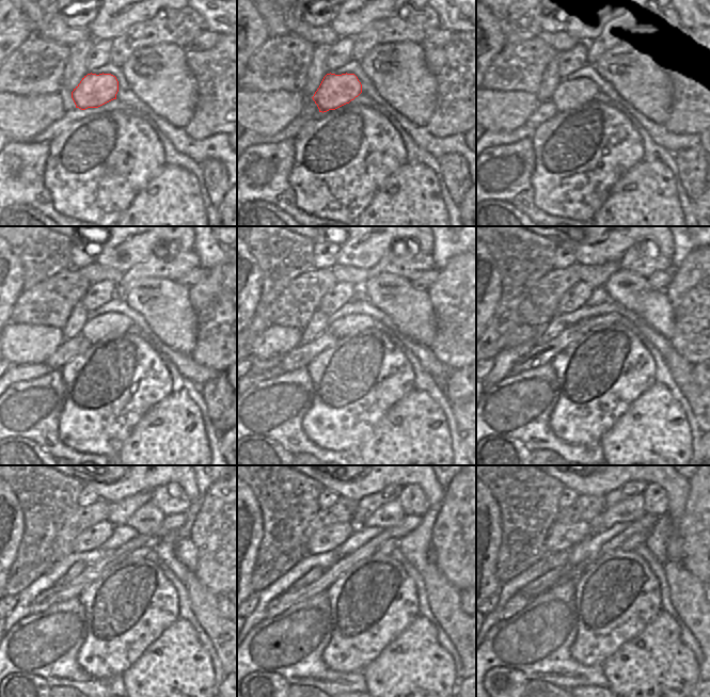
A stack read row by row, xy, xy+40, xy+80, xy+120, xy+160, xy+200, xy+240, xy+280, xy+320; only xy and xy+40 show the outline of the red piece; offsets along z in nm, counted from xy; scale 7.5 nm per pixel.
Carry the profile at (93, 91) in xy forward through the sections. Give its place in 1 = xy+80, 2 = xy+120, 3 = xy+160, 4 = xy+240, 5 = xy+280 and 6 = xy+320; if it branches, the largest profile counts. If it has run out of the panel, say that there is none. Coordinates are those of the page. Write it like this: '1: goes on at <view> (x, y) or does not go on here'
1: goes on at xy+80 (570, 93)
2: goes on at xy+120 (108, 326)
3: goes on at xy+160 (351, 323)
4: goes on at xy+240 (141, 552)
5: goes on at xy+280 (390, 545)
6: goes on at xy+320 (631, 543)

